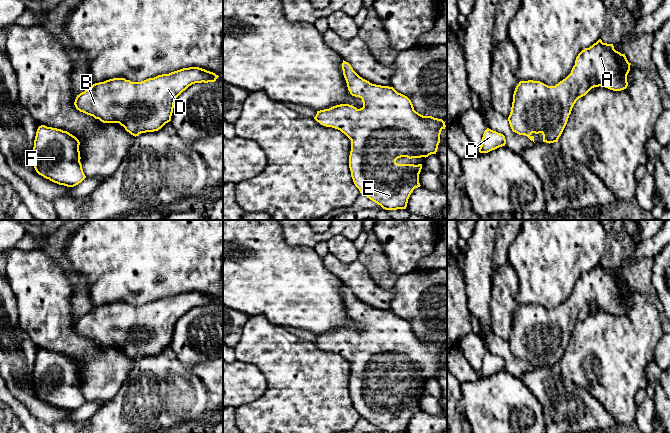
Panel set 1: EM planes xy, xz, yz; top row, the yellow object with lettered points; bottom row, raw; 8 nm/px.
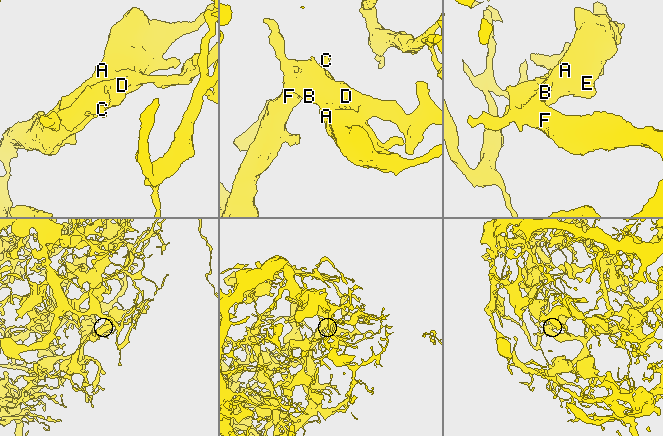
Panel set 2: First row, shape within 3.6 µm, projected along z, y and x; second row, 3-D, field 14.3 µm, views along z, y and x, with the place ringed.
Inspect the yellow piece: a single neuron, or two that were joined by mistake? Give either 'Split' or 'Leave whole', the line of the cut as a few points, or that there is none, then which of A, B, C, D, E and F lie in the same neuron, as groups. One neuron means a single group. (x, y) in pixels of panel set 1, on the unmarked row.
Leave whole. No split. Groups: A B C D E F

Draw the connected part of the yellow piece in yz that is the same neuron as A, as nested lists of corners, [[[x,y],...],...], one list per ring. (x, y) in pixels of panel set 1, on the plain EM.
[[[599,263],[578,278],[571,297],[555,310],[548,310],[533,304],[520,305],[515,312],[511,336],[508,341],[512,355],[527,360],[533,366],[532,357],[541,357],[543,366],[549,368],[558,366],[576,325],[594,311],[601,310],[613,315],[626,313],[630,289],[631,287],[628,286],[625,278],[616,275],[613,268],[603,267]]]

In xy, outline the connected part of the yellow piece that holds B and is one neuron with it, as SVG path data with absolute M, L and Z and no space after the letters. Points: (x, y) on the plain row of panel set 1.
M199 291L183 292L169 298L158 299L141 306L113 302L93 308L77 319L77 334L99 343L103 347L119 347L133 360L154 356L171 345L176 322L195 307L215 306L219 300Z

